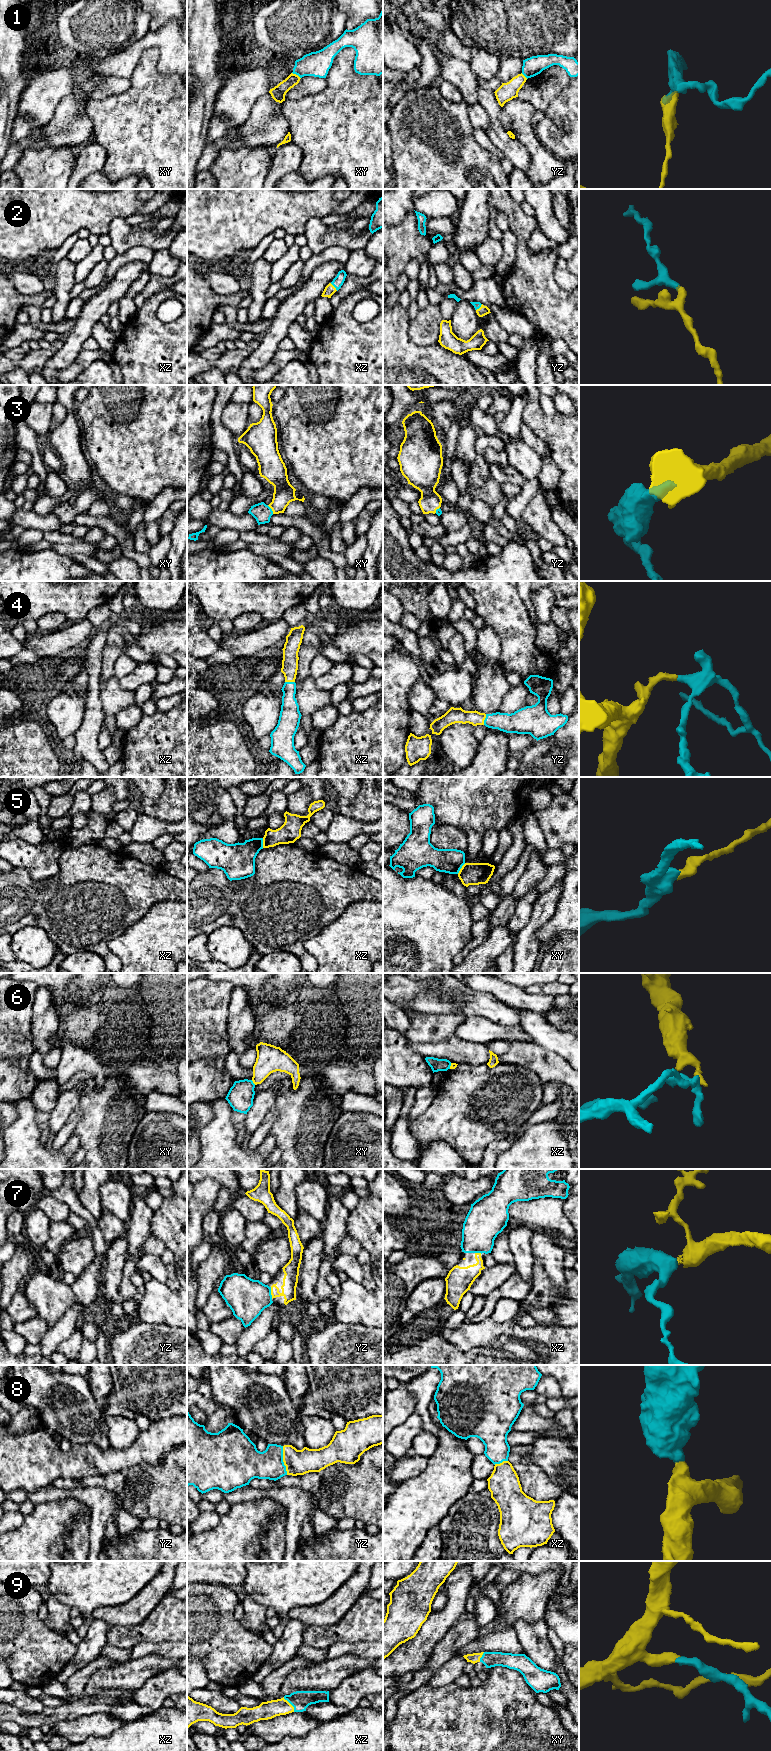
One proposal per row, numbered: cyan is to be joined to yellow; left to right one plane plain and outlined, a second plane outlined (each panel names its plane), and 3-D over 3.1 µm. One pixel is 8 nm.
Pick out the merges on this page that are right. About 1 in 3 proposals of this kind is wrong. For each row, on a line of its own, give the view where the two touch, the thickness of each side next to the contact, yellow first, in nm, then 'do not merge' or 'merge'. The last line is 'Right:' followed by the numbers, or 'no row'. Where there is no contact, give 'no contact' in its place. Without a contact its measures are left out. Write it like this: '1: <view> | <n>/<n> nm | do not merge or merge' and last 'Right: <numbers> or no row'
1: xy | 120/200 nm | do not merge
2: xz | 90/90 nm | merge
3: xy | 170/150 nm | merge
4: yz | 130/160 nm | merge
5: xy | 180/190 nm | do not merge
6: xy | 220/200 nm | do not merge
7: yz | 130/320 nm | merge
8: yz | 200/220 nm | merge
9: xz | 140/160 nm | merge
Right: 2, 3, 4, 7, 8, 9

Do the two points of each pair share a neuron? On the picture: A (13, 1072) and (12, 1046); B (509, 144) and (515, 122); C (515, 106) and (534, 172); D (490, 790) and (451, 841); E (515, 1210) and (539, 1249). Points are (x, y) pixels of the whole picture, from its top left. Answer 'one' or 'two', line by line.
A: two
B: two
C: one
D: two
E: two

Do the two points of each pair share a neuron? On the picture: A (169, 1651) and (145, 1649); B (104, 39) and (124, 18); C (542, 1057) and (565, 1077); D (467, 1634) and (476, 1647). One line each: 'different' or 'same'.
A: same
B: same
C: same
D: different

